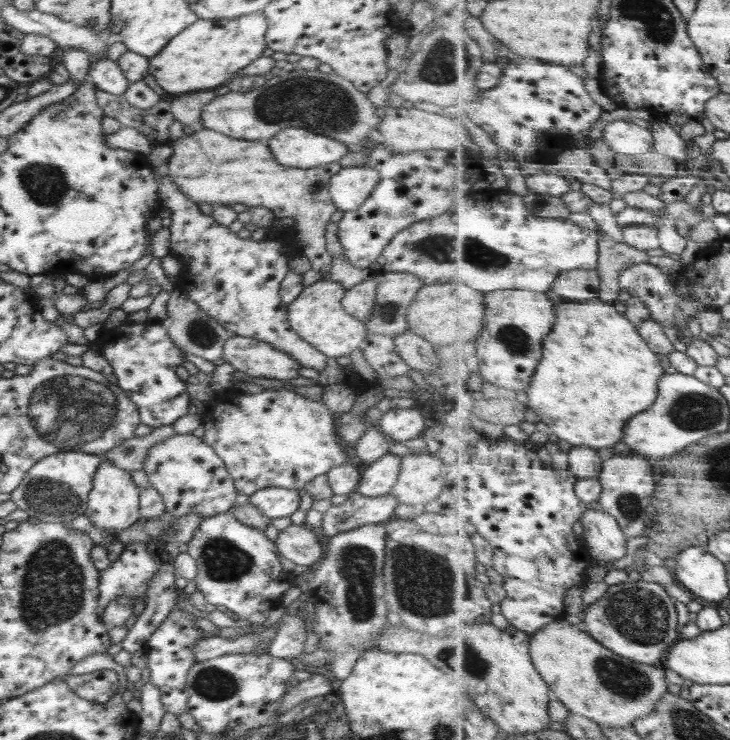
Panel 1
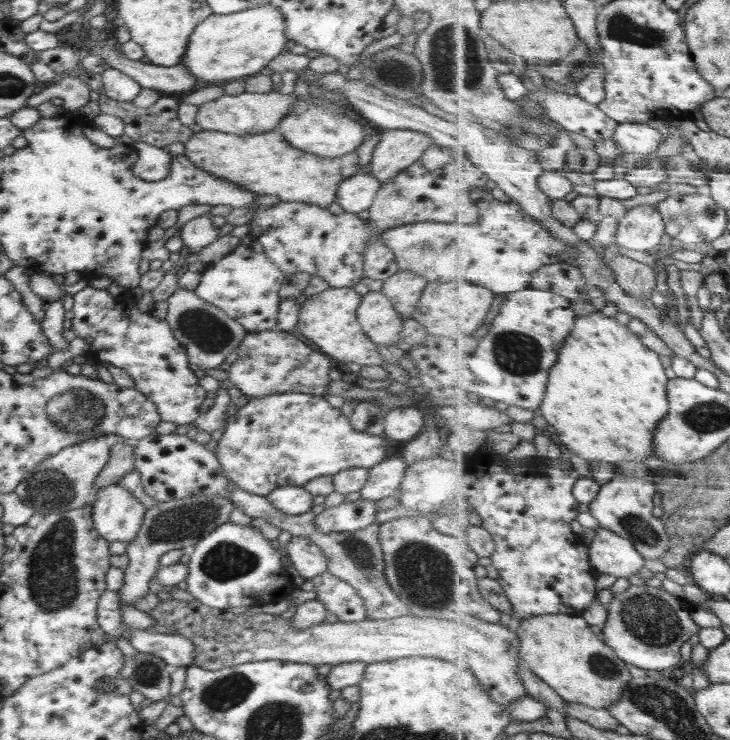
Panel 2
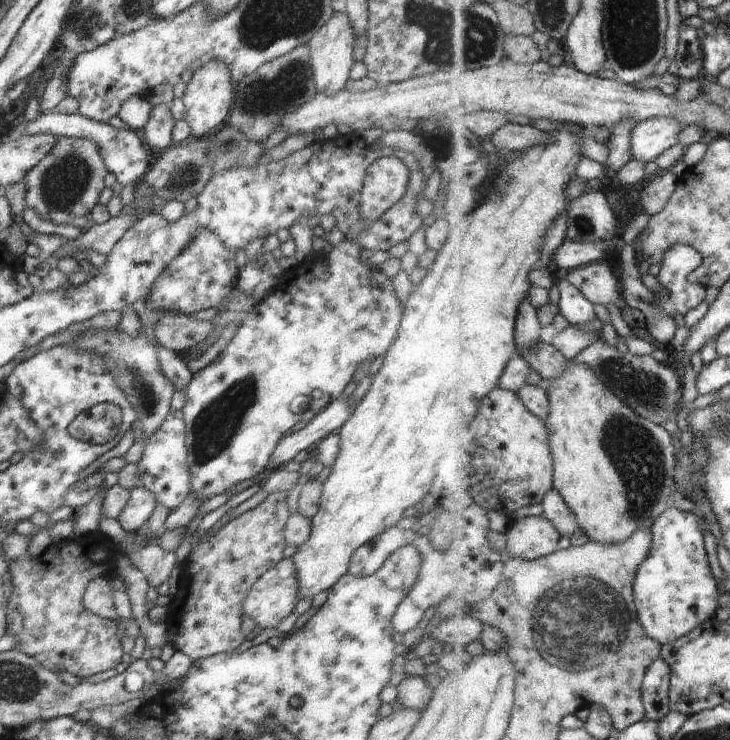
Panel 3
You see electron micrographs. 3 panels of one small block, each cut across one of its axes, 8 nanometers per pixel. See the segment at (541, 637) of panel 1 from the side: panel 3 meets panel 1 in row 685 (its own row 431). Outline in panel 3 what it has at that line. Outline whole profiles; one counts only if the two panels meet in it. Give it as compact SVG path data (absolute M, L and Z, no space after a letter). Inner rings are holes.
M572 360L564 373L544 383L551 405L546 424L555 461L555 489L575 511L586 534L594 541L622 543L641 529L652 529L656 520L673 506L674 493L678 491L674 436L637 414L588 364Z

